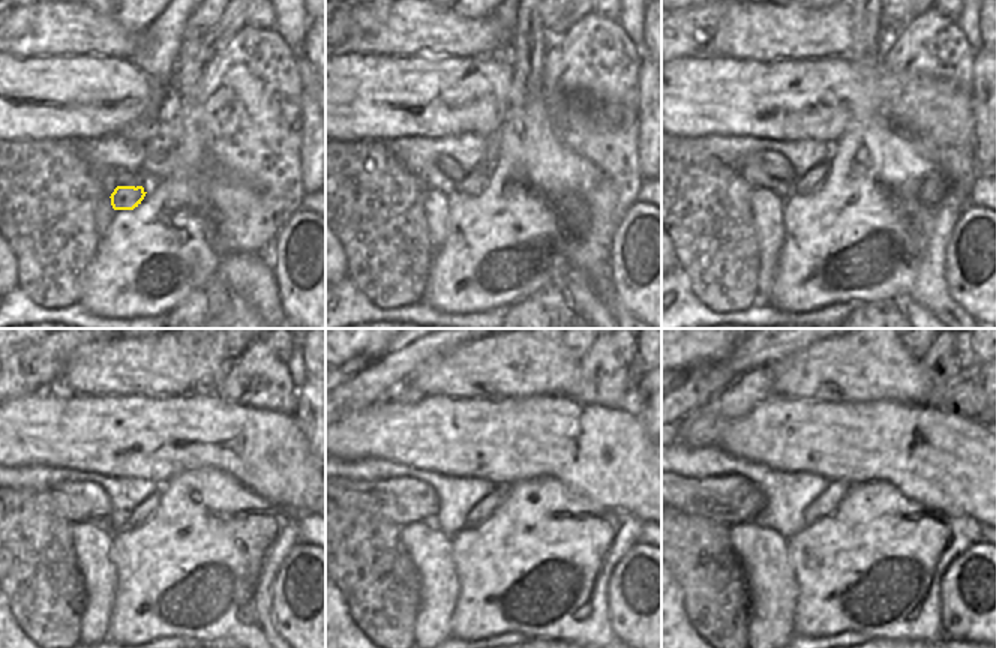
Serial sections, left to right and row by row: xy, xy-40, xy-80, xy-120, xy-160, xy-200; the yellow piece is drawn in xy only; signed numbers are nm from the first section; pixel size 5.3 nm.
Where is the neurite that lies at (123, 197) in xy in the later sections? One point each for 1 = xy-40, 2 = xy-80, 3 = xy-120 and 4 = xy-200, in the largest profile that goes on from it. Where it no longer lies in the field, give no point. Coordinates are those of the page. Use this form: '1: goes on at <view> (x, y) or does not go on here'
1: goes on at xy-40 (476, 180)
2: goes on at xy-80 (809, 183)
3: goes on at xy-120 (147, 507)
4: goes on at xy-200 (827, 503)

